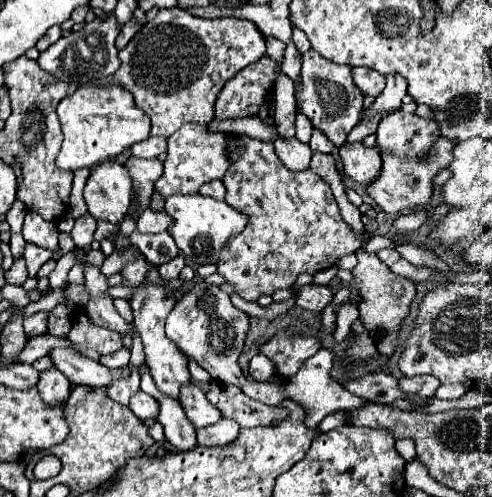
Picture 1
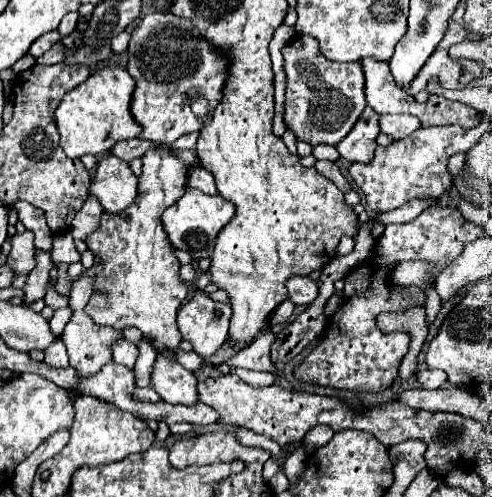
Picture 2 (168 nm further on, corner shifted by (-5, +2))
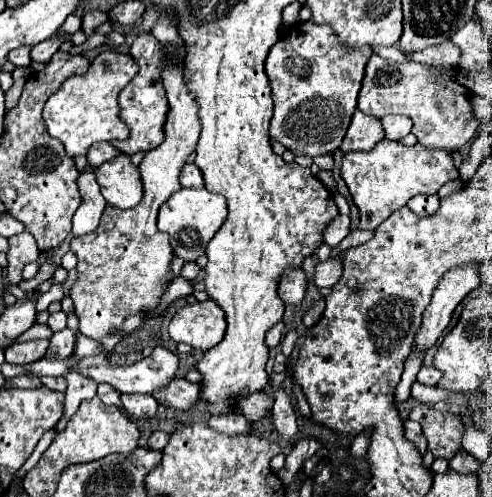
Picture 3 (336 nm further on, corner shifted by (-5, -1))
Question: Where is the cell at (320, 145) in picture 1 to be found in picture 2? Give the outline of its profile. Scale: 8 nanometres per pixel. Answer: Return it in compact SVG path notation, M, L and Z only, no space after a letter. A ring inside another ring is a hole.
M317 144L317 146L313 146L313 156L317 160L333 160L335 162L339 158L339 152L331 144Z

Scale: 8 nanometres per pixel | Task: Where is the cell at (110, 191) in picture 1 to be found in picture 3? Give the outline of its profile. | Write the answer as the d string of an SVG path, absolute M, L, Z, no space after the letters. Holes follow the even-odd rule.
M119 155L95 169L101 195L107 203L119 209L135 207L143 197L143 183L139 169L131 163L129 155Z

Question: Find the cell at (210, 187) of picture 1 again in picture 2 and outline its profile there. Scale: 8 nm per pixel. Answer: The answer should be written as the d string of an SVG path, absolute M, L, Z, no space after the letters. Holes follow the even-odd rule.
M195 170L189 176L189 188L197 188L205 194L217 194L217 186L215 186L215 176L209 174L207 170Z

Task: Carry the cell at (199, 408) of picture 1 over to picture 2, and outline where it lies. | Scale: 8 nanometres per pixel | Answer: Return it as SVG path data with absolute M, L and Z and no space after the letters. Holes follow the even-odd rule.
M157 356L151 386L169 404L193 406L199 402L197 378L191 372L187 372L181 364L171 362L163 356Z

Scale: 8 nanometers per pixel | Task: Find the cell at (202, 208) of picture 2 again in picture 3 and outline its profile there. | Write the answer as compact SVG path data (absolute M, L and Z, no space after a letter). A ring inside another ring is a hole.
M179 189L171 195L169 201L165 201L159 207L157 227L159 231L169 233L171 247L177 257L183 257L187 261L195 261L197 257L205 255L205 245L213 237L213 233L223 225L227 219L227 205L223 195L209 193L207 189Z

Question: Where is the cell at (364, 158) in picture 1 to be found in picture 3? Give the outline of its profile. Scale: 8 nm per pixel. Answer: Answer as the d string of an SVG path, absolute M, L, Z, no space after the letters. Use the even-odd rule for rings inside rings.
M355 111L353 119L351 119L351 125L347 129L347 135L341 143L341 151L343 153L359 151L359 149L369 151L379 143L381 137L385 137L381 121L373 119L373 117L367 117L361 111Z

